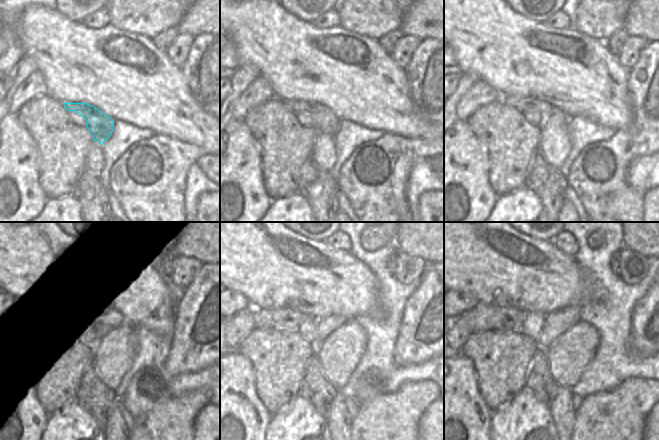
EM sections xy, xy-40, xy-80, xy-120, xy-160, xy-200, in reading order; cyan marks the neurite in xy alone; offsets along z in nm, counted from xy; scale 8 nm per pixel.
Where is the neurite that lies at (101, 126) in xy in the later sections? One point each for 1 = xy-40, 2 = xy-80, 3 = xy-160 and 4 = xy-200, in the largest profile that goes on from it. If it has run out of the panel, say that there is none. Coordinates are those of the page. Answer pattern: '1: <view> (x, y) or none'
1: xy-40 (325, 121)
2: xy-80 (520, 104)
3: xy-160 (281, 319)
4: xy-200 (483, 317)

